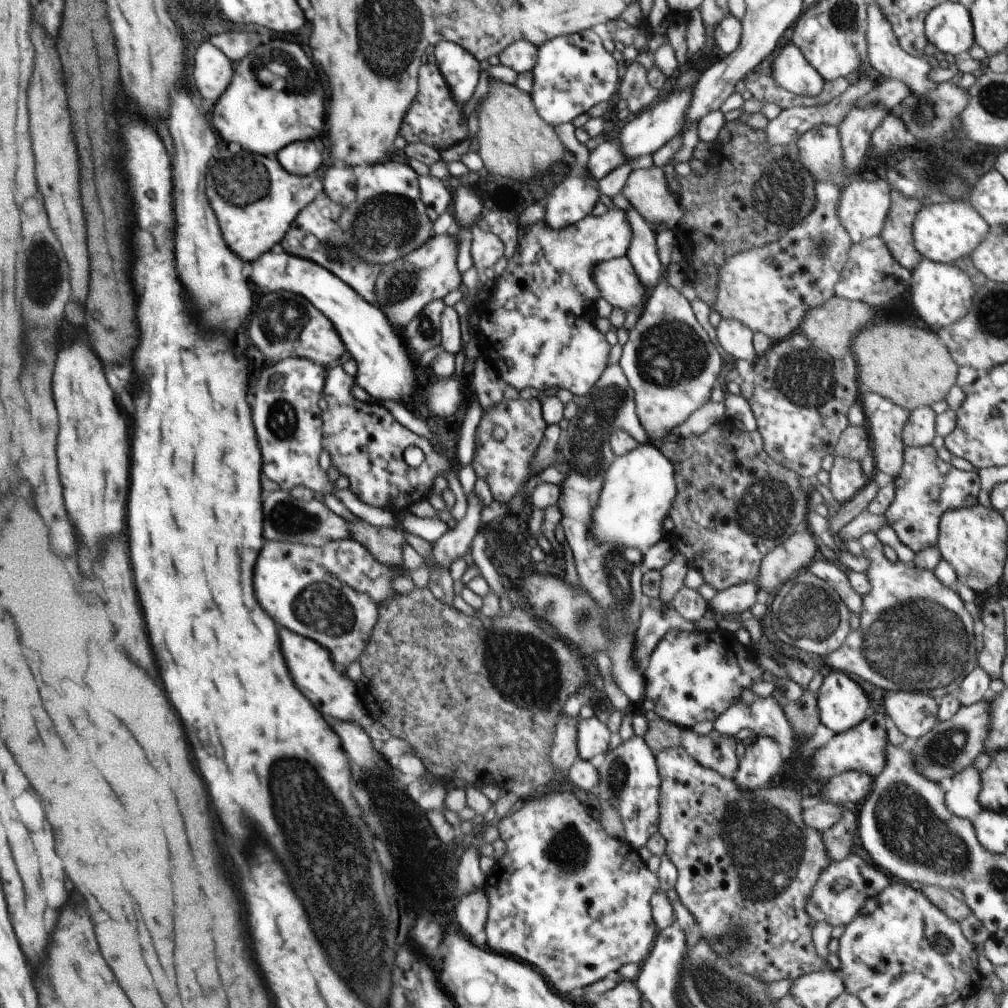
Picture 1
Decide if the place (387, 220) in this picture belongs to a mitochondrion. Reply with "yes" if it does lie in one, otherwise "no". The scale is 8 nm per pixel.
yes

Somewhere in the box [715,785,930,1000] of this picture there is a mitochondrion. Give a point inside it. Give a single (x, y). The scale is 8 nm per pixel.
(761, 839)

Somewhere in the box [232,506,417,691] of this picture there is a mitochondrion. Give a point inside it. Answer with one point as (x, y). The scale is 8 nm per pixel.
(323, 607)

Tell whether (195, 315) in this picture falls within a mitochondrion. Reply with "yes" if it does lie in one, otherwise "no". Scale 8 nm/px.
no

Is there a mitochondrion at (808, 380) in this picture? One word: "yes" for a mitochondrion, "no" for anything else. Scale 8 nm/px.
yes

